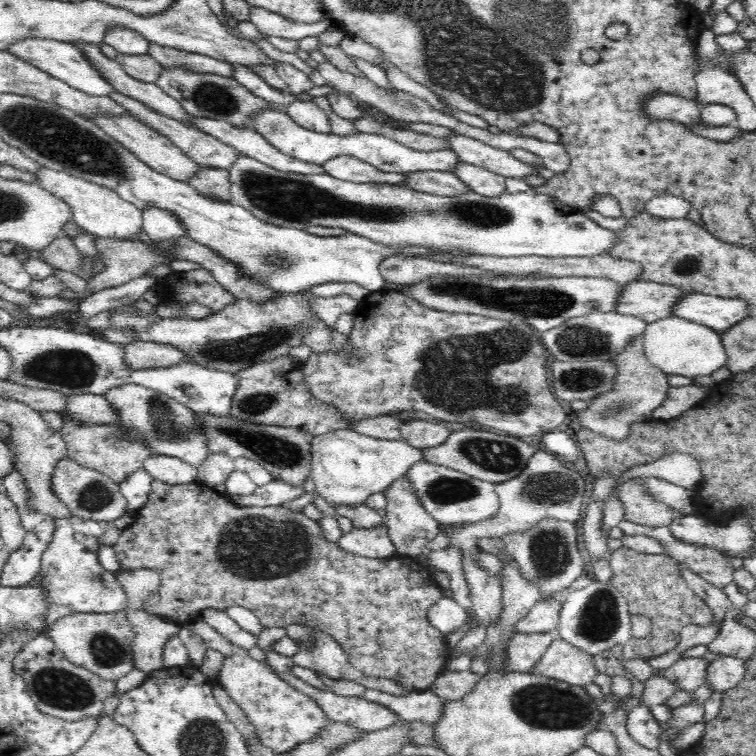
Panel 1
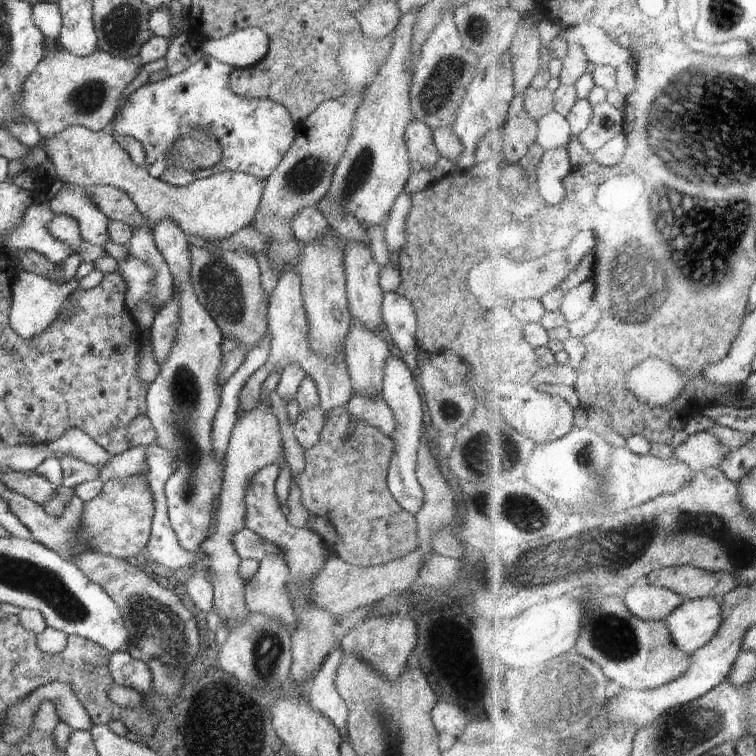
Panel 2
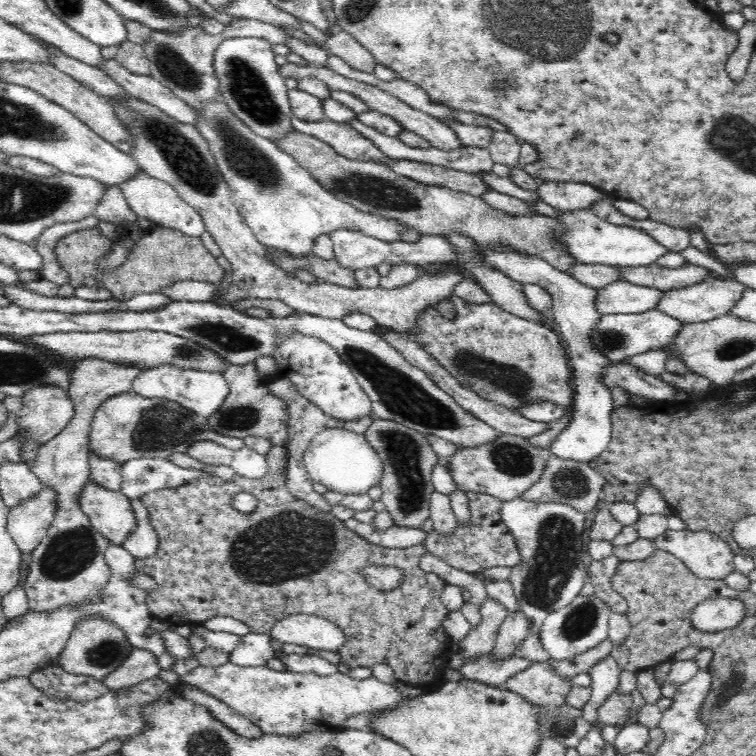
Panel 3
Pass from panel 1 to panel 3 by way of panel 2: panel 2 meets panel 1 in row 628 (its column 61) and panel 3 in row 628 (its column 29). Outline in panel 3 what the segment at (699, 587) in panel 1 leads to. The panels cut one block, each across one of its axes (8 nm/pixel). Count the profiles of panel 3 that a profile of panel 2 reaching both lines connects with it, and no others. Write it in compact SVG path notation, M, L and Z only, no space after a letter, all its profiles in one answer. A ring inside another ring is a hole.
M717 596L707 598L694 607L692 626L701 631L728 630L738 626L746 616L746 603L740 599Z

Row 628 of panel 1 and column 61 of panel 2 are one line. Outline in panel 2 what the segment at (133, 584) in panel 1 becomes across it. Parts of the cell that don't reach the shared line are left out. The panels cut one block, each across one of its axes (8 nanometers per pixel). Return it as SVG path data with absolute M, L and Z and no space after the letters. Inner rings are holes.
M74 125L55 137L50 137L45 143L41 140L38 146L44 148L48 160L53 164L56 179L65 183L74 183L76 186L112 185L123 190L146 220L156 224L164 219L176 221L187 235L196 235L207 241L219 241L237 230L252 224L259 208L259 202L265 187L265 180L257 179L248 173L238 171L217 172L203 179L183 187L175 187L158 180L144 168L136 165L130 155L120 147L112 134L108 131L91 131L90 129Z

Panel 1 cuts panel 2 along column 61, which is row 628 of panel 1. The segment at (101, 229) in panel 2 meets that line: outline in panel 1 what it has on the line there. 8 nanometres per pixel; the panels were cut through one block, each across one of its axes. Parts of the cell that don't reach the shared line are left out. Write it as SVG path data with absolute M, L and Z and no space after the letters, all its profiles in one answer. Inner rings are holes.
M194 619L188 627L200 635L208 649L224 654L225 660L218 677L219 686L244 711L264 746L271 748L276 754L292 752L292 748L316 738L322 728L329 726L329 719L314 699L280 679L266 663L250 658L249 652L244 648L230 644L204 619Z

